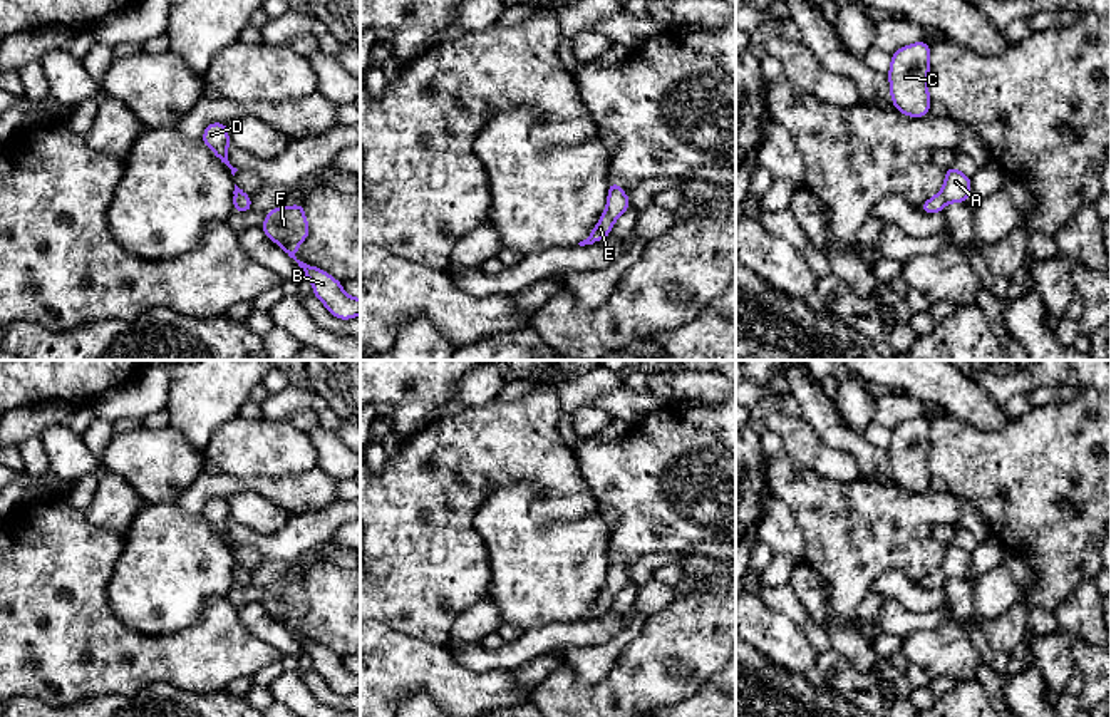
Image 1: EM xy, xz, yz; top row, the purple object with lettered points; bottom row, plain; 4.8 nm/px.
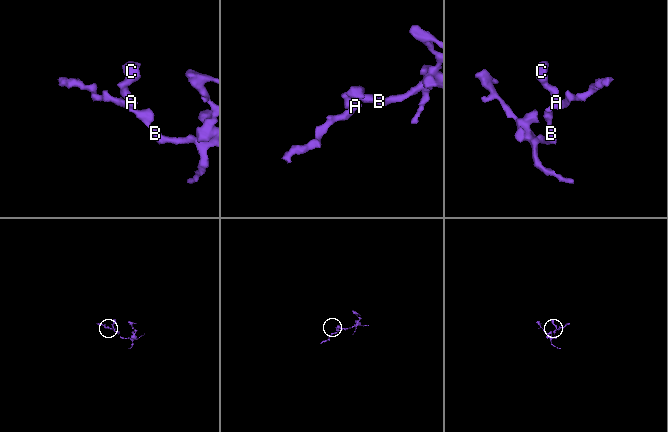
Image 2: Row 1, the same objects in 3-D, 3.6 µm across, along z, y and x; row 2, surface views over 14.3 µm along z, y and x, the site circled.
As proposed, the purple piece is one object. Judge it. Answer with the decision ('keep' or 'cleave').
keep

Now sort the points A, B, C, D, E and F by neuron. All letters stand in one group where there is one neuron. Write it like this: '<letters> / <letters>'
A B C D E F

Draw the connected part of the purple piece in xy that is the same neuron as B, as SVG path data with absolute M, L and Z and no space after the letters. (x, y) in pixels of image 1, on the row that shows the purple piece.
M303 204L280 206L266 211L266 219L260 226L268 240L275 241L303 270L313 286L313 295L325 308L340 320L350 320L360 315L360 298L352 298L330 273L300 261L295 253L307 240L310 228L305 218Z

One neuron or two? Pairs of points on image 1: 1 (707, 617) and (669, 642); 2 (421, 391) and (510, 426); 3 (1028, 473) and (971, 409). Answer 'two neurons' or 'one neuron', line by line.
1: one neuron
2: two neurons
3: two neurons

